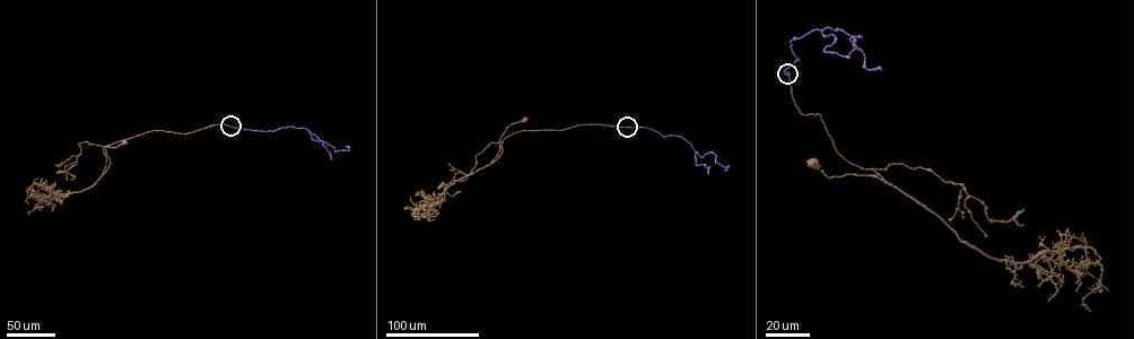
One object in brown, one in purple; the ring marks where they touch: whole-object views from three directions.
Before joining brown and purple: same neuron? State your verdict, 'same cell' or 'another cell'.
same cell

